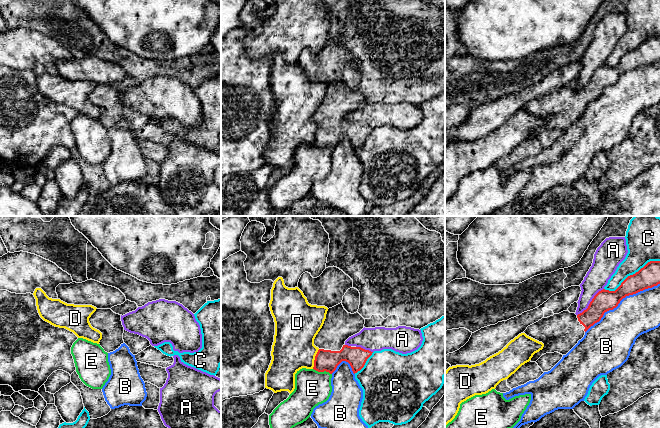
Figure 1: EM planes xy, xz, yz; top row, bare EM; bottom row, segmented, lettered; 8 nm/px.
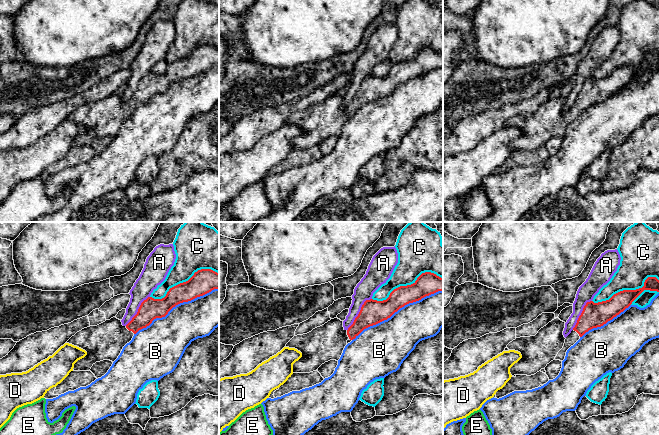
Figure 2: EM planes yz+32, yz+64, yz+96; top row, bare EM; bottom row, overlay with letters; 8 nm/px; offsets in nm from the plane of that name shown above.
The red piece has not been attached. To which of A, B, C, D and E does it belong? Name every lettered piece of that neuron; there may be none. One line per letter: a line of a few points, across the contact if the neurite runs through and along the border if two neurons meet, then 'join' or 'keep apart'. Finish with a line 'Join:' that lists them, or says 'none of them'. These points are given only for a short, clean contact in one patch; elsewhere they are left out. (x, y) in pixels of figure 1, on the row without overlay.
A: keep apart
B: keep apart
C: keep apart
D: keep apart
E: keep apart
Join: none of them

